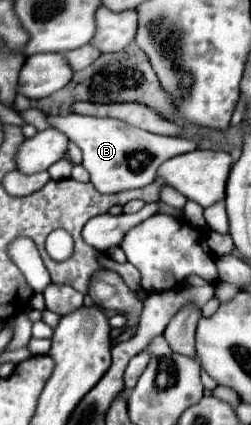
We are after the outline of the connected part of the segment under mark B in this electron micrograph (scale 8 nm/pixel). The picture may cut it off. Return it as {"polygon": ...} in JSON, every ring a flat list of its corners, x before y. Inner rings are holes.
{"polygon":[[66,115,66,117,48,117,52,127,68,135,82,149,82,165,90,171,90,181,100,193,118,193,124,189,136,189,150,185,156,179,156,169,162,161,198,149,198,143,188,137,170,137,156,135,132,125,124,125,116,119,100,119,88,115]]}

